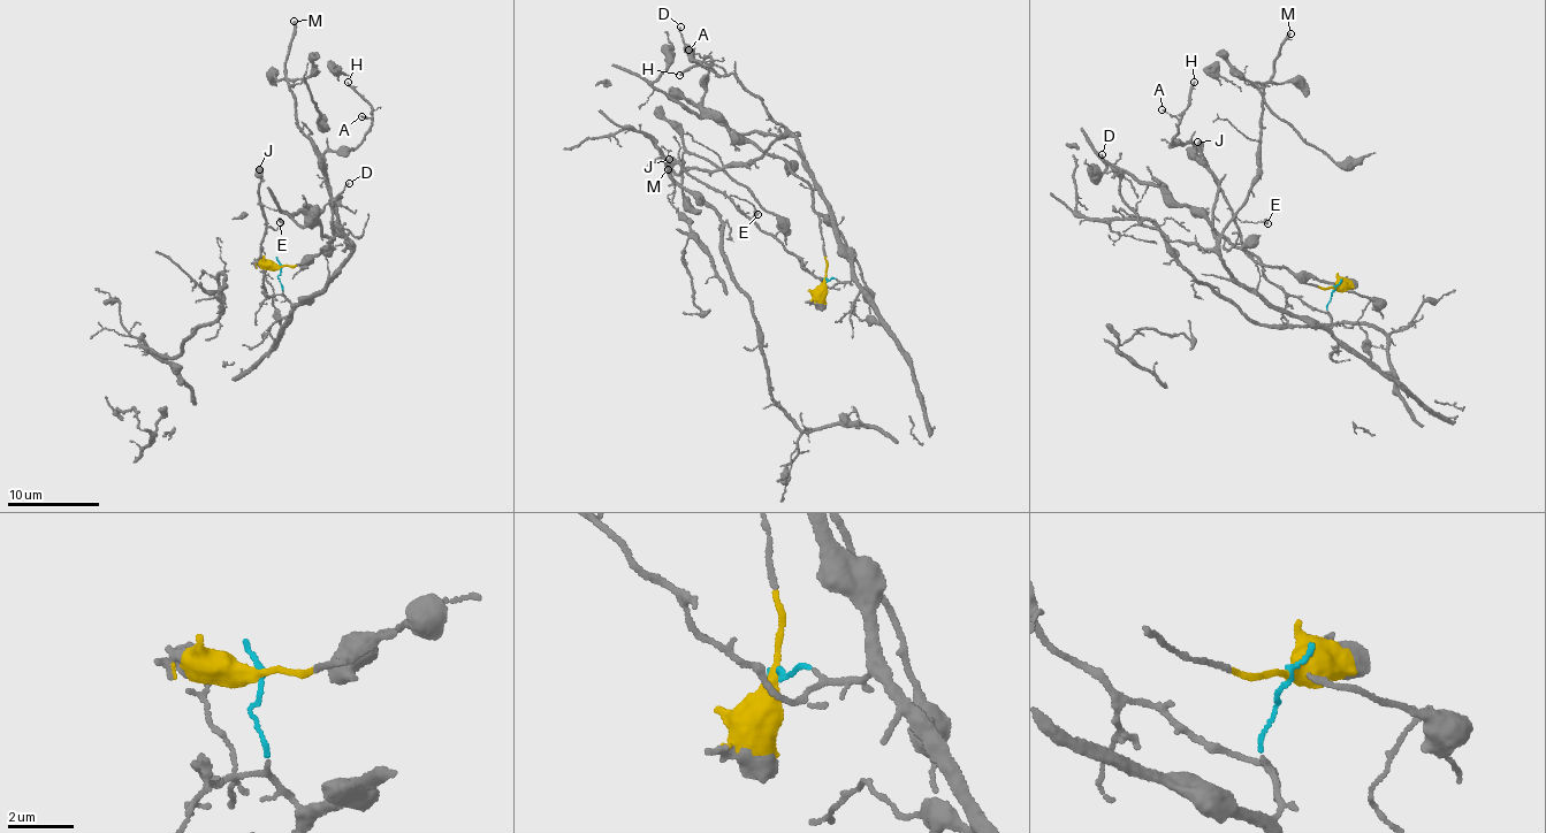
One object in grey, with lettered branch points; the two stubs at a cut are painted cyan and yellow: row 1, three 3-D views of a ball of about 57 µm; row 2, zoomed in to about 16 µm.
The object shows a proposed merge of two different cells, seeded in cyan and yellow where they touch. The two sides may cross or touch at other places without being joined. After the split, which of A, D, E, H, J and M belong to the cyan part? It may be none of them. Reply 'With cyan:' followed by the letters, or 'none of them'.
With cyan: A, D, E, H, J, M

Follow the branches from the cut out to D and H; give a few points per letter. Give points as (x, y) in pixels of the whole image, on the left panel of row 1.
D: (280, 267), (282, 293), (291, 304), (307, 304), (324, 293), (351, 247), (332, 224), (332, 205), (350, 182)
H: (280, 267), (282, 293), (307, 304), (351, 250), (324, 155), (359, 143), (372, 123), (348, 82)

